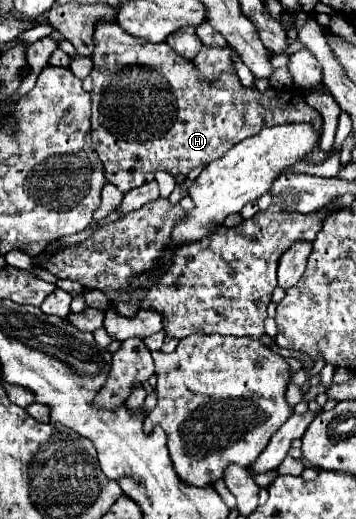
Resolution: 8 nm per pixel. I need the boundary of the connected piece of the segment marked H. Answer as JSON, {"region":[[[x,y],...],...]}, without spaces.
{"region":[[[102,22],[96,26],[94,32],[94,54],[92,54],[92,82],[94,82],[94,90],[92,90],[92,148],[96,150],[98,158],[102,160],[104,166],[104,176],[108,182],[116,184],[120,192],[130,192],[132,188],[138,188],[144,184],[144,174],[146,172],[156,172],[156,170],[168,170],[170,174],[188,174],[194,168],[204,168],[206,164],[210,164],[212,160],[224,156],[232,146],[236,146],[238,142],[242,142],[244,138],[256,136],[264,126],[274,126],[274,124],[296,124],[296,122],[304,122],[304,124],[312,124],[312,128],[316,128],[316,132],[322,132],[322,114],[306,104],[306,90],[298,88],[298,86],[286,86],[286,88],[268,88],[266,92],[260,92],[258,88],[246,88],[240,84],[240,78],[236,74],[230,72],[222,72],[216,80],[200,80],[200,70],[192,60],[182,58],[180,54],[176,54],[166,42],[160,44],[152,44],[146,40],[140,40],[136,36],[130,36],[126,30],[122,30],[118,24],[110,24],[110,22]]]}

